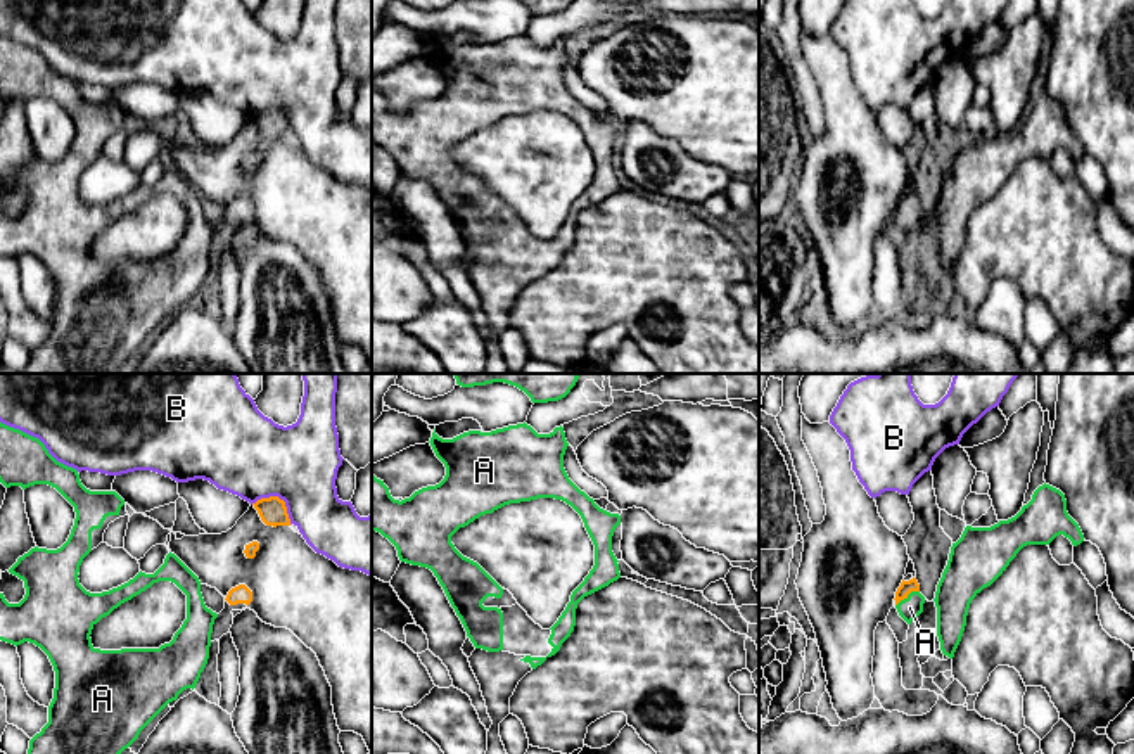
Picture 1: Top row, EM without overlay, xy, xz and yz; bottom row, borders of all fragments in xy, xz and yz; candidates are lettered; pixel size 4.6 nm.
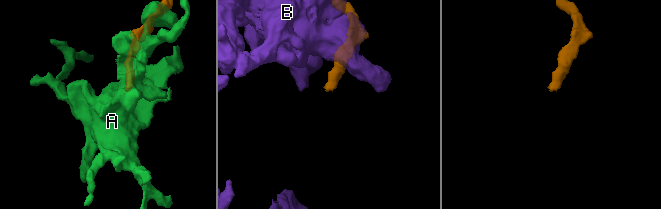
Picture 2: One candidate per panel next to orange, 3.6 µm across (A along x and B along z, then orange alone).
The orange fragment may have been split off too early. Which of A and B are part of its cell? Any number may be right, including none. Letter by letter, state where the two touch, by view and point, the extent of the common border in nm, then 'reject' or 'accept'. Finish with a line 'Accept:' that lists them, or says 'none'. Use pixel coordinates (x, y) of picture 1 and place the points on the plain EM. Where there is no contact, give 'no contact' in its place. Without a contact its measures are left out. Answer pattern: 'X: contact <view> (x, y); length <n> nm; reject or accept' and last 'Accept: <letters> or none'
A: contact yz (906, 208); length 130 nm; accept
B: contact xy (277, 109); length 220 nm; reject
Accept: A

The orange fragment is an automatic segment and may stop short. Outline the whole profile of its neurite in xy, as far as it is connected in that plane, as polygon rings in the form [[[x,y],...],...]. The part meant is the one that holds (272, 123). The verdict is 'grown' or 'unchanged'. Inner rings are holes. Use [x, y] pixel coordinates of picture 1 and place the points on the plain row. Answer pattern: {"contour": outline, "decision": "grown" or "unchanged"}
{"contour": [[[278,109],[261,111],[252,118],[266,138],[290,138],[285,114]]], "decision": "unchanged"}

